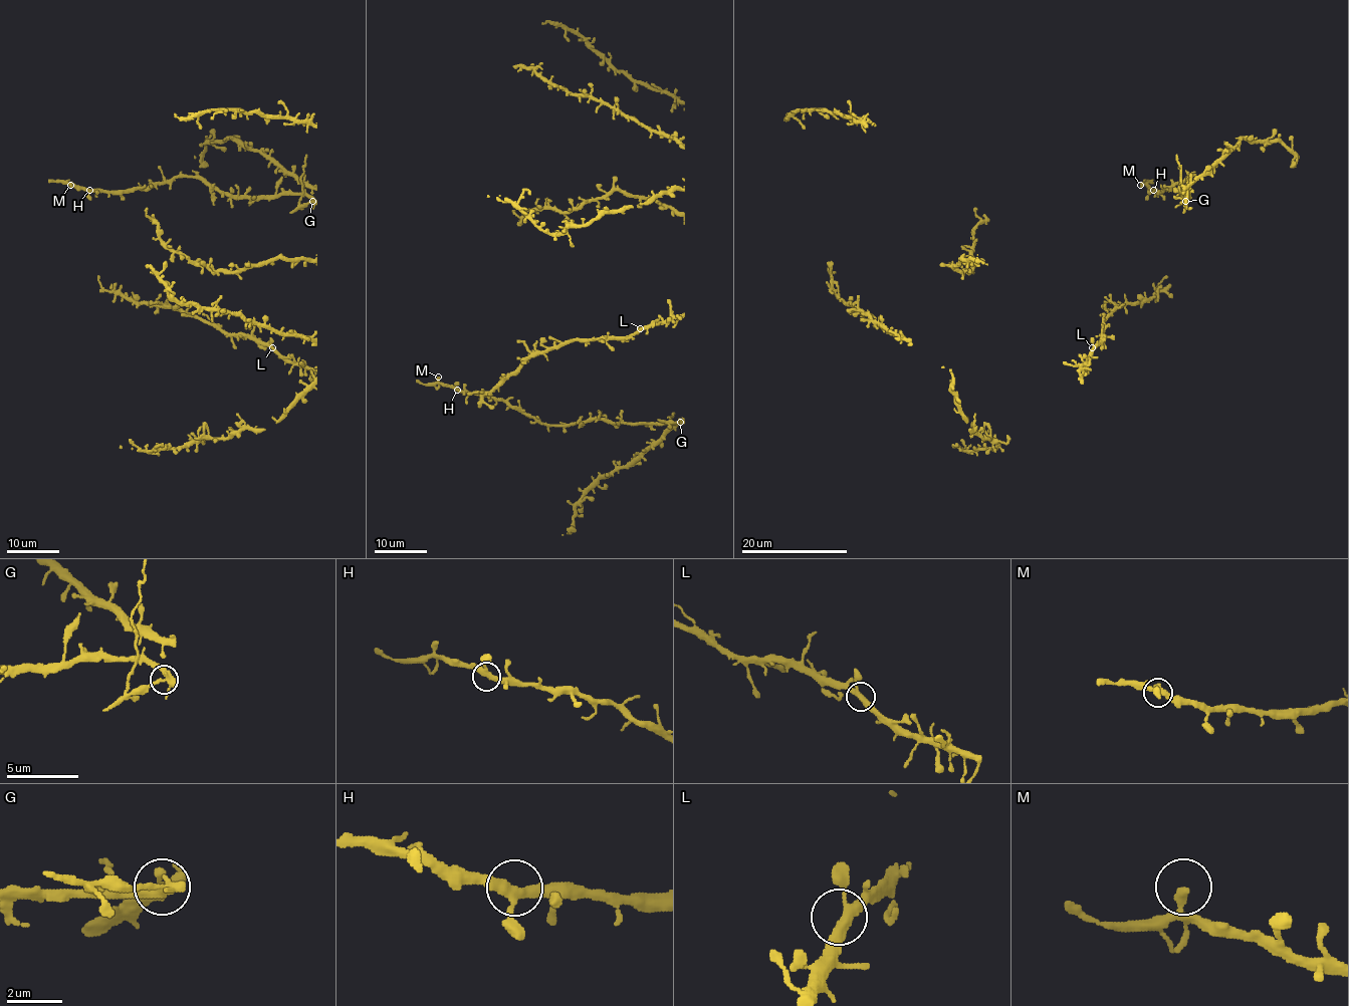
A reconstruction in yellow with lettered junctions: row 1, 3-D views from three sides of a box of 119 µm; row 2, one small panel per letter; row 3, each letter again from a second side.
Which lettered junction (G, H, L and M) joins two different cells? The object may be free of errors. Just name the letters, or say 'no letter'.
G

